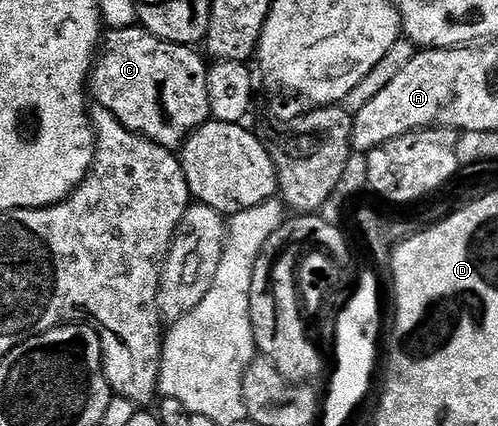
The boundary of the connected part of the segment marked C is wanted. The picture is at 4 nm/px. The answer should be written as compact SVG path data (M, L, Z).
M139 25L127 26L121 30L109 29L102 38L102 49L99 51L98 57L92 67L90 75L90 94L94 99L95 105L106 108L112 115L121 122L130 132L141 134L143 138L148 138L152 142L157 142L160 146L169 148L179 148L194 133L203 122L209 121L212 109L210 108L210 100L208 99L208 71L209 63L204 63L202 59L196 55L197 51L190 46L179 46L173 42L167 42L161 38L154 37L147 30Z

